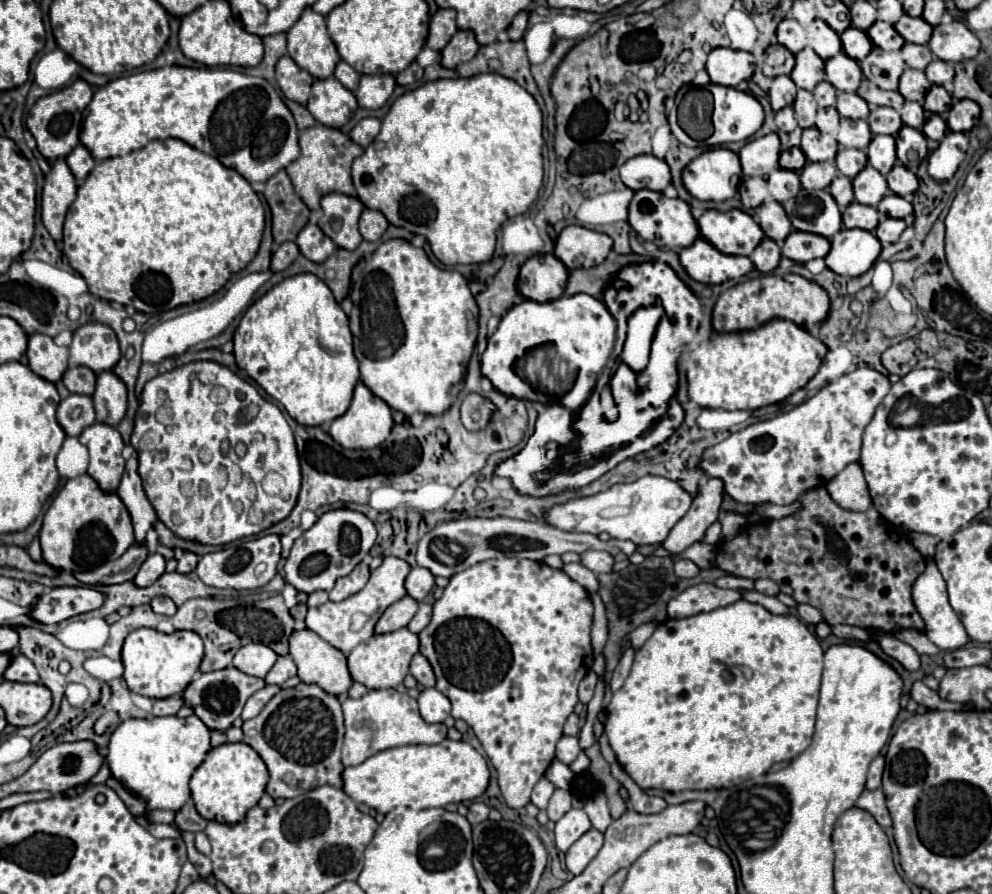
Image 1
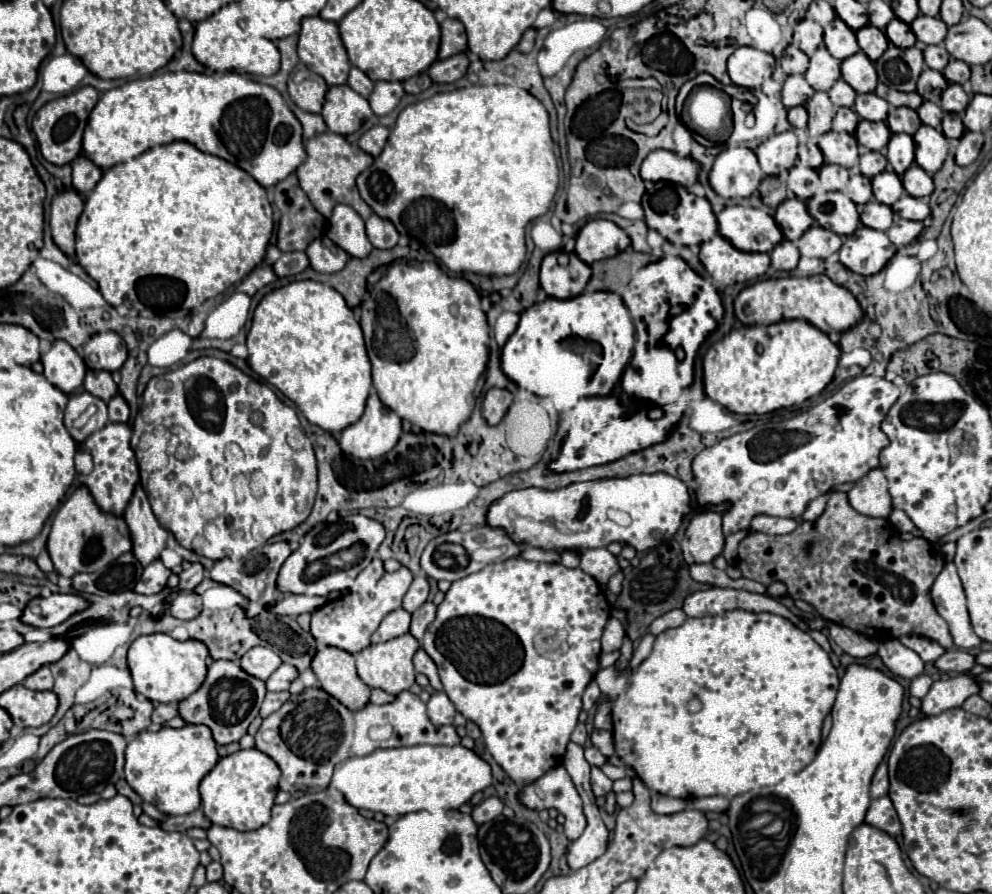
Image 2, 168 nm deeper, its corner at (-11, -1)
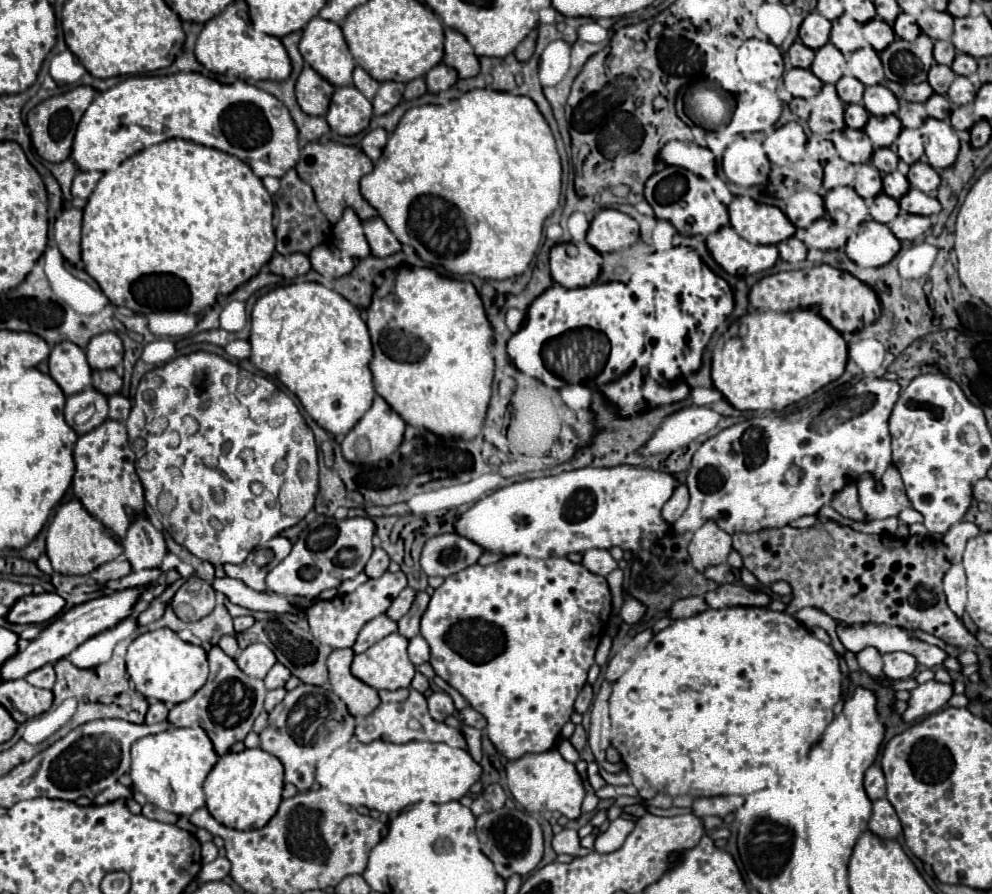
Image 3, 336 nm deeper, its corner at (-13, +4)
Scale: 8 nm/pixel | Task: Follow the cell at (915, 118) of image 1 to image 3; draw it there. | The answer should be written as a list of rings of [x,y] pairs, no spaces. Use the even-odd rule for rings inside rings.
[[[934,94],[930,96],[930,100],[926,102],[926,110],[932,118],[938,118],[938,120],[950,120],[950,112],[952,112],[952,102],[942,96],[942,94]]]

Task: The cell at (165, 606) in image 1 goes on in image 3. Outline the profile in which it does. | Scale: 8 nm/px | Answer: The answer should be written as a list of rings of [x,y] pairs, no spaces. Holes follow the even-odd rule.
[[[190,576],[174,594],[172,608],[182,622],[196,622],[210,614],[216,606],[214,588],[200,580],[198,576]]]

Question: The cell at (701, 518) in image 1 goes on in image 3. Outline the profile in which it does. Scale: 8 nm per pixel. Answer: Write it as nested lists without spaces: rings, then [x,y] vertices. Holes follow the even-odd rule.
[[[712,520],[694,532],[694,538],[688,546],[692,564],[698,572],[704,572],[708,566],[724,564],[730,550],[732,550],[730,534],[720,530]]]

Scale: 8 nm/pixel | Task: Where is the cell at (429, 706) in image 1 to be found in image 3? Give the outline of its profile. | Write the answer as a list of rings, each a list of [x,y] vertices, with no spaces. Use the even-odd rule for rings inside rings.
[[[434,692],[430,694],[428,698],[428,710],[430,710],[430,716],[438,722],[444,722],[450,714],[454,714],[454,702],[452,698],[446,694],[446,692]]]

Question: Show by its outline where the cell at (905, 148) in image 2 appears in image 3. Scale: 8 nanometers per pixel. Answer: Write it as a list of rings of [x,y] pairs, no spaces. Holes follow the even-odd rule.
[[[904,128],[898,136],[898,156],[906,164],[914,164],[924,156],[924,146],[922,146],[922,136],[918,130]]]

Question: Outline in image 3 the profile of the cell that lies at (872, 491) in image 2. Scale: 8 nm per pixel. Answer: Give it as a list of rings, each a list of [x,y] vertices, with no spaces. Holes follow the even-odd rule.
[[[888,466],[880,480],[866,478],[866,482],[858,482],[860,504],[866,514],[866,520],[890,518],[898,516],[904,508],[910,506],[910,498],[906,498],[904,482],[894,466]]]

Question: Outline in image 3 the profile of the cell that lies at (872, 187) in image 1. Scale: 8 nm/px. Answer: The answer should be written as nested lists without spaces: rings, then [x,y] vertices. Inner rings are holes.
[[[892,172],[884,178],[884,192],[892,198],[900,198],[902,194],[906,194],[910,190],[910,182],[906,180],[904,174],[900,172]]]

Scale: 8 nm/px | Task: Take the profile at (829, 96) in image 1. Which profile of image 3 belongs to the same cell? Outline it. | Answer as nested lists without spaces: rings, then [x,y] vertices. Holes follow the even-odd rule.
[[[850,74],[842,76],[842,78],[836,82],[836,92],[838,92],[840,100],[846,102],[846,104],[856,104],[856,102],[860,102],[864,88],[866,88],[866,86],[862,86],[862,82],[856,80],[856,78],[850,76]]]

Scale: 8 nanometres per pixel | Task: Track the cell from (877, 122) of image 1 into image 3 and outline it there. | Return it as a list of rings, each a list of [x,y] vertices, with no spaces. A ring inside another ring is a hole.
[[[902,102],[900,110],[898,110],[898,118],[904,126],[910,128],[920,128],[922,122],[926,120],[926,110],[922,104],[914,104],[914,102]]]

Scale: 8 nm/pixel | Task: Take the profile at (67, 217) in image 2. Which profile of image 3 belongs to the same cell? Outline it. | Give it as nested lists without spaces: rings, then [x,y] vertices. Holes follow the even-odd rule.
[[[66,208],[54,224],[56,244],[66,262],[80,262],[80,228],[82,228],[82,210]]]

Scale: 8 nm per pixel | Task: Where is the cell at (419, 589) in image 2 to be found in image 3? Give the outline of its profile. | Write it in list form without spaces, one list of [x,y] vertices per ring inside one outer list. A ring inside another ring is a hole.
[[[404,588],[404,590],[398,594],[398,598],[392,602],[392,606],[386,610],[386,616],[388,616],[390,620],[398,622],[398,620],[410,610],[414,596],[416,596],[416,590],[412,590],[412,588]]]

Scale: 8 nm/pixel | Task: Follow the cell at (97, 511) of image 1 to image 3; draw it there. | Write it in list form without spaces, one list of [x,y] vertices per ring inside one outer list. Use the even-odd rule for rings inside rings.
[[[70,500],[62,504],[54,514],[54,520],[46,532],[46,554],[52,562],[54,572],[62,576],[82,576],[122,554],[122,544],[116,538],[108,536],[102,524],[94,516],[90,516],[78,500]]]

